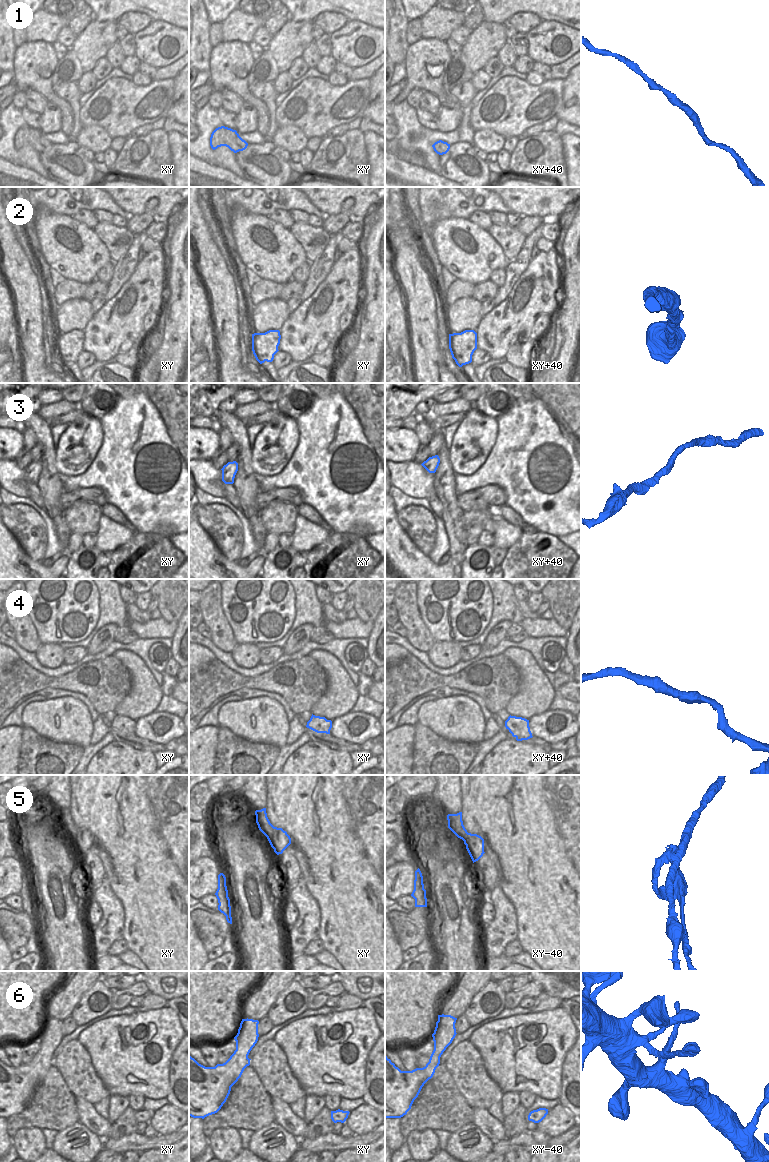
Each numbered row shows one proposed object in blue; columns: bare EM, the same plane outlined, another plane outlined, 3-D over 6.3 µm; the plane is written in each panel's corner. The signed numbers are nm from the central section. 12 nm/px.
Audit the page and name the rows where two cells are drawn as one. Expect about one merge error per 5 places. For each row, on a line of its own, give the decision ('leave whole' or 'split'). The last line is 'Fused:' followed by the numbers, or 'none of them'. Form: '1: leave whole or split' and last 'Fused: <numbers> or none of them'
1: leave whole
2: leave whole
3: leave whole
4: leave whole
5: split
6: split
Fused: 5, 6

